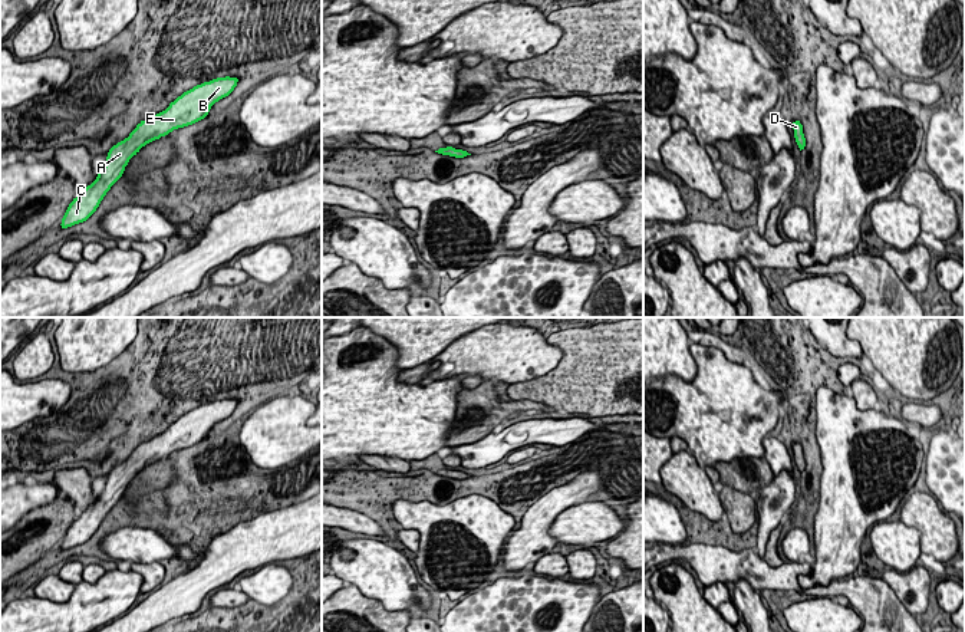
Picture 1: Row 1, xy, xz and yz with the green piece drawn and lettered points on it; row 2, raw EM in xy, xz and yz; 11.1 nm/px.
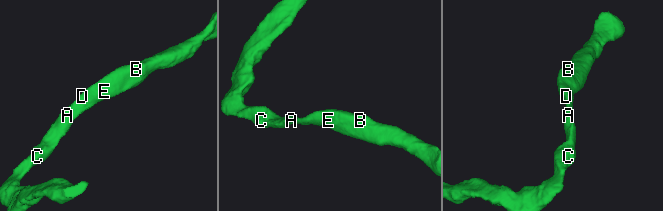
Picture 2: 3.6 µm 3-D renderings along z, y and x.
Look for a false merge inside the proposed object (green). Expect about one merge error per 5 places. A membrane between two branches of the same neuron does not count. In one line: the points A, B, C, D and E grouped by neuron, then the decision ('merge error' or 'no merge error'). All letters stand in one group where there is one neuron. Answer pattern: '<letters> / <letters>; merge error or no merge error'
A B C D E; no merge error

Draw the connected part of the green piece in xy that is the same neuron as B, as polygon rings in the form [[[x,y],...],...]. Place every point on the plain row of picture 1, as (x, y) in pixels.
[[[225,398],[197,406],[171,424],[165,432],[141,442],[128,460],[109,471],[105,488],[96,501],[69,526],[62,540],[62,550],[83,544],[96,533],[106,514],[122,498],[129,481],[142,468],[174,451],[204,441],[215,424],[234,412],[237,404],[237,399]]]

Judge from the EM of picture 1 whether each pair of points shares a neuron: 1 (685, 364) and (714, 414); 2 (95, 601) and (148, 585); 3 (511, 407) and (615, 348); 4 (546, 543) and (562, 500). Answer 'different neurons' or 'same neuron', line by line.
1: different neurons
2: different neurons
3: different neurons
4: same neuron

